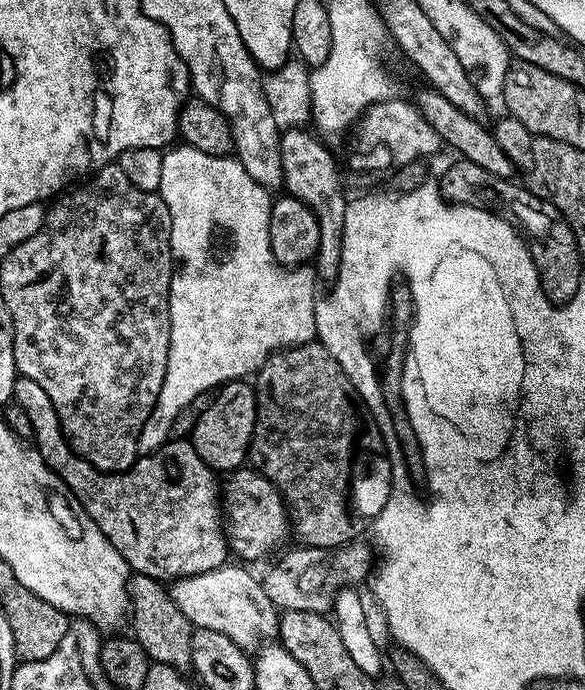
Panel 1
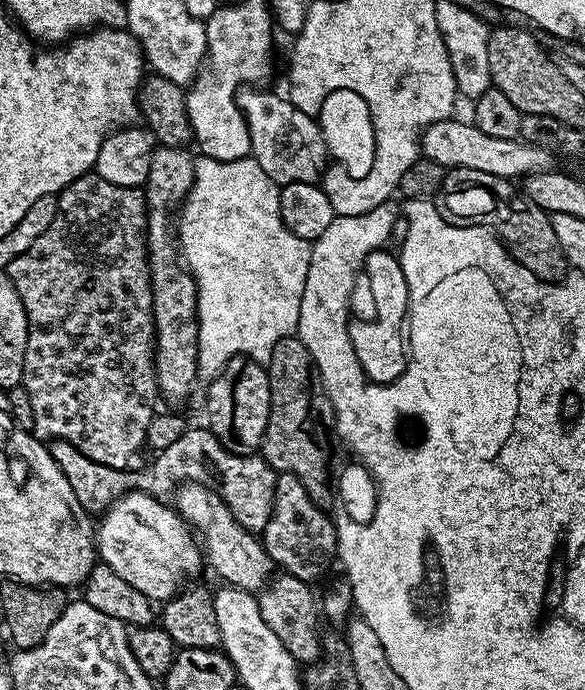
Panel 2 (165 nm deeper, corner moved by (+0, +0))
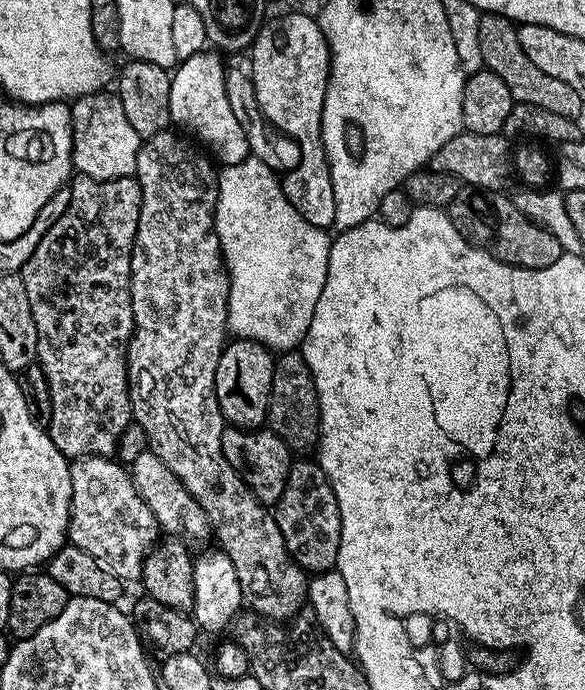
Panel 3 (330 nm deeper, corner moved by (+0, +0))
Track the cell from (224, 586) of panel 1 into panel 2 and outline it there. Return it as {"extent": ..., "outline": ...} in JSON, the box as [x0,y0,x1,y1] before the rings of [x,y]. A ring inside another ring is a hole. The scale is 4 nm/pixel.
{"extent":[95,492,202,602],"outline":[[[126,492],[110,505],[99,517],[98,527],[95,529],[96,551],[99,559],[118,578],[130,582],[138,594],[146,594],[146,598],[153,602],[167,602],[185,587],[187,576],[196,576],[202,568],[202,548],[194,535],[193,529],[184,523],[184,519],[171,503],[152,496],[148,492]]]}

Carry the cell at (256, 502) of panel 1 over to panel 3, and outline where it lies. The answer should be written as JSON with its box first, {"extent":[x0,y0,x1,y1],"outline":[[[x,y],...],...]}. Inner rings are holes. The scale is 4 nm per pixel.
{"extent":[274,458,342,574],"outline":[[[308,458],[293,459],[282,498],[274,506],[274,515],[294,563],[308,574],[331,572],[336,567],[342,534],[338,502],[319,463],[315,459],[304,459]]]}

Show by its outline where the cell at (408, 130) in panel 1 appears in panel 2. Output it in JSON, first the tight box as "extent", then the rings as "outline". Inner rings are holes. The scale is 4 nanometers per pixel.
{"extent":[420,118,557,182],"outline":[[[449,118],[442,122],[434,122],[424,129],[420,137],[420,151],[423,159],[438,162],[445,170],[450,168],[469,168],[482,170],[482,174],[494,174],[509,182],[523,178],[534,172],[550,172],[557,167],[557,157],[540,148],[537,144],[525,144],[517,138],[490,138],[490,134],[482,134],[475,123]]]}

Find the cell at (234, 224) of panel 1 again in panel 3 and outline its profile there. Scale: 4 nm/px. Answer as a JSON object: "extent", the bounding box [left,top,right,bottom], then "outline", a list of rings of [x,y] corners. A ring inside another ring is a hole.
{"extent":[214,155,333,350],"outline":[[[249,155],[237,165],[219,169],[216,182],[216,226],[214,231],[218,234],[220,253],[224,255],[224,264],[228,268],[228,281],[230,282],[230,290],[228,291],[229,333],[242,340],[258,342],[269,350],[292,350],[303,345],[306,330],[310,330],[310,322],[314,318],[314,306],[318,304],[318,298],[322,296],[322,286],[326,286],[326,270],[330,262],[330,246],[333,237],[325,229],[310,226],[310,222],[306,222],[306,218],[302,218],[302,214],[298,214],[298,210],[294,210],[294,206],[290,206],[284,193],[281,177],[273,172],[270,166],[266,166],[266,162],[262,162],[254,155]]]}

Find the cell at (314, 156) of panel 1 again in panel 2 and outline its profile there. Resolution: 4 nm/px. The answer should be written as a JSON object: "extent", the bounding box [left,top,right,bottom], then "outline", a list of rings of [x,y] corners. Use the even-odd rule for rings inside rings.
{"extent":[235,86,326,184],"outline":[[[244,86],[239,89],[235,97],[236,104],[240,107],[241,114],[248,123],[250,142],[252,143],[251,159],[256,160],[258,166],[262,166],[262,170],[266,170],[266,174],[270,174],[270,178],[274,178],[277,182],[284,184],[317,183],[326,168],[326,159],[324,160],[324,152],[326,156],[325,133],[313,117],[302,114],[302,110],[298,110],[298,106],[294,106],[287,95],[279,96],[276,92],[260,91],[264,90],[256,86]]]}

